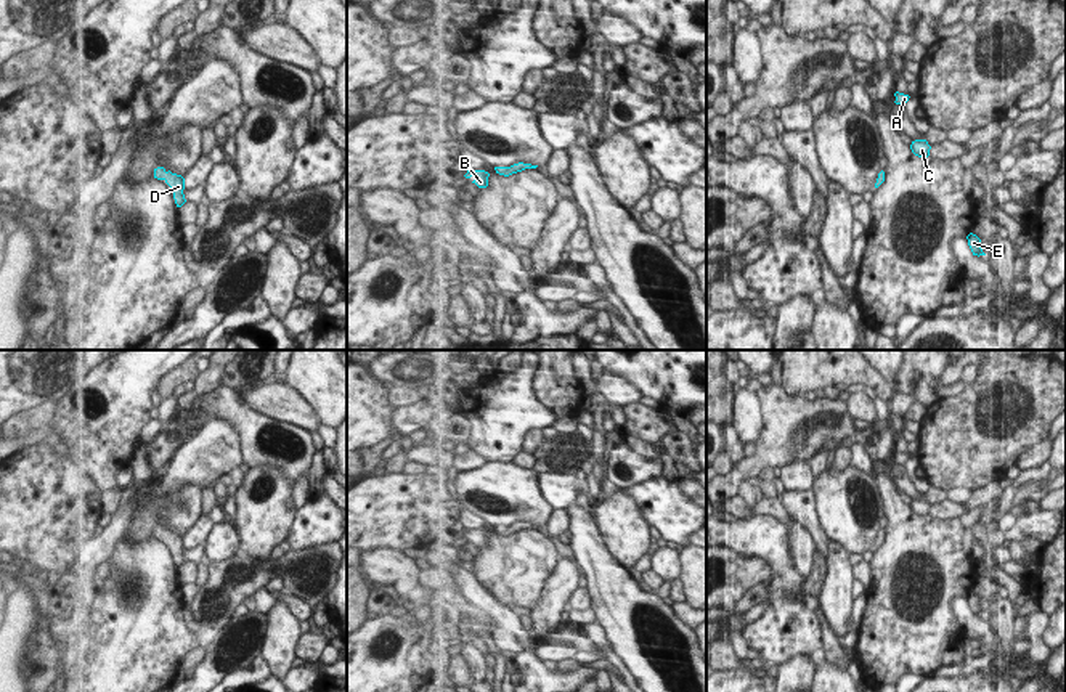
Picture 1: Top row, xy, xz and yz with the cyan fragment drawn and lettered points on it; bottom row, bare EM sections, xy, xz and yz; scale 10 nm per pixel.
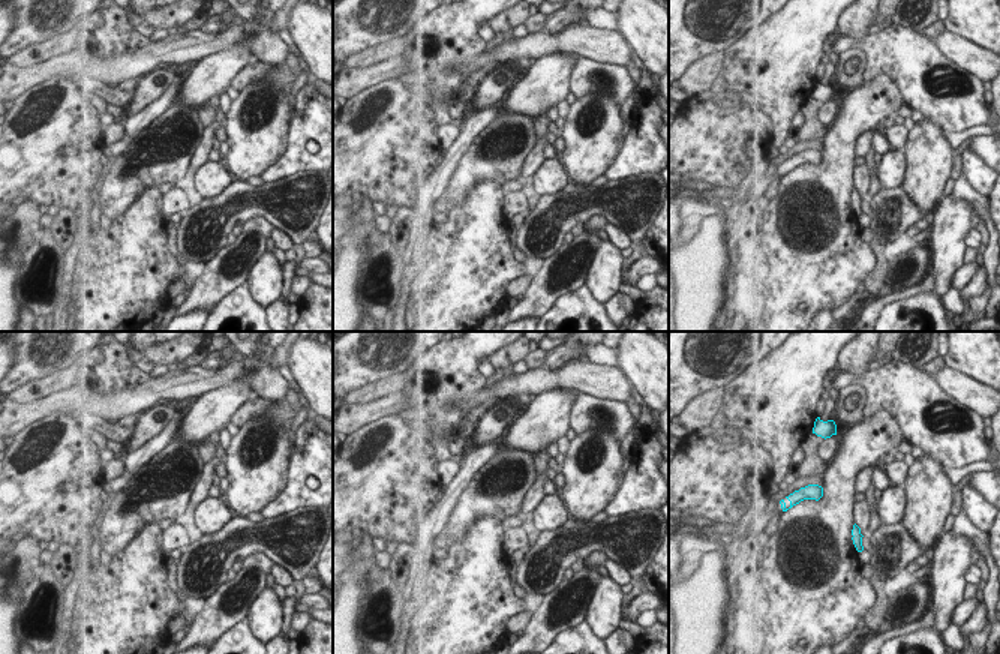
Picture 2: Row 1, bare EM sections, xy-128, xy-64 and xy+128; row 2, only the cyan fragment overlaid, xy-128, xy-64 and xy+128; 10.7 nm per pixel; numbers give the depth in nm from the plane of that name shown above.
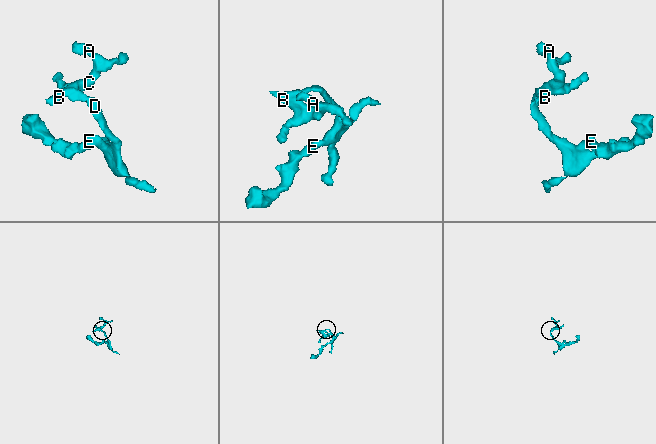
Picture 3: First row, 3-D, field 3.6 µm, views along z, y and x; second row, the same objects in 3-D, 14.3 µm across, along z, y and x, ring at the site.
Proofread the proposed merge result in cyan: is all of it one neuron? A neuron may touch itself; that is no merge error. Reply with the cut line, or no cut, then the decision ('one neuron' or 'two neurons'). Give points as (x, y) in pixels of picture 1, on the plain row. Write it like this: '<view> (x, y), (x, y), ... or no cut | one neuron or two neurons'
no cut | one neuron

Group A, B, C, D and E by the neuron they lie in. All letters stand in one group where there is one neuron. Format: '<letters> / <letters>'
A B C D E

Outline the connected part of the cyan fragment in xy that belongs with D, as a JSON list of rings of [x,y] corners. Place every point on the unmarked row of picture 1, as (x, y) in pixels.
[[[157,527],[154,528],[154,538],[164,539],[170,546],[177,567],[181,567],[186,562],[183,554],[185,538],[181,535],[172,533],[170,530],[167,531],[164,527]]]

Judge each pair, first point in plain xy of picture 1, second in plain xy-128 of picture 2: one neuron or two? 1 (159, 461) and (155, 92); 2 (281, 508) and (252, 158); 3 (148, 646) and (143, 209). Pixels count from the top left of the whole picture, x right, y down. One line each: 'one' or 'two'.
1: one
2: one
3: one

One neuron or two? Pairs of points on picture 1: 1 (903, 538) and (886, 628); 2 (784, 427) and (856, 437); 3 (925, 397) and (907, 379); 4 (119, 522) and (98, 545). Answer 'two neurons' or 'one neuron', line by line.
1: one neuron
2: one neuron
3: one neuron
4: one neuron

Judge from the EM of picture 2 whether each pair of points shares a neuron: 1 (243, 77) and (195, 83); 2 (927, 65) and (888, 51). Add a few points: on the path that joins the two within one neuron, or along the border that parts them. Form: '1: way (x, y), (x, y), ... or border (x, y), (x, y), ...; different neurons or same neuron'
1: border (251, 59), (231, 84); different neurons
2: way (918, 65), (897, 51); same neuron

